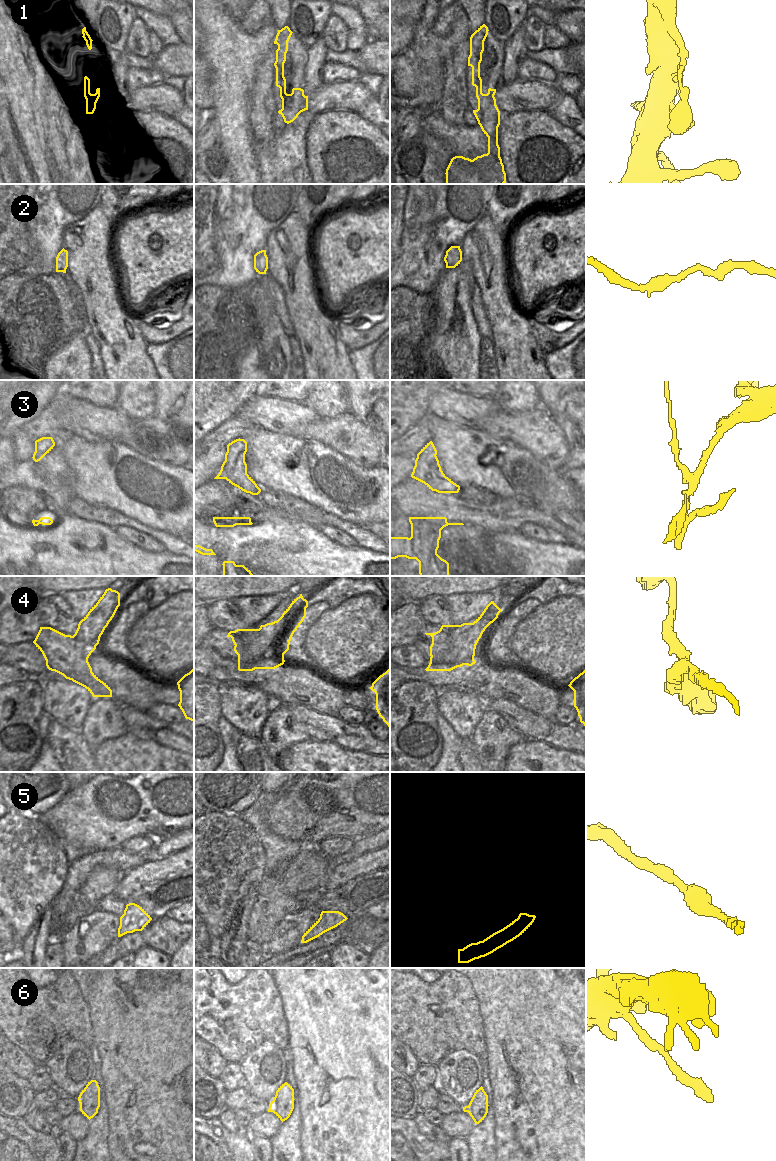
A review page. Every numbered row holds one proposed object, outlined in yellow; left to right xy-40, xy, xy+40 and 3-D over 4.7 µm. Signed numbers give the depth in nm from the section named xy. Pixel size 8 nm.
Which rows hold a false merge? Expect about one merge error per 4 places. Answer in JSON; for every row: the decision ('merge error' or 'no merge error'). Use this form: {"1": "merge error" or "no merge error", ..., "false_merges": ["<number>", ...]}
{"1": "no merge error", "2": "no merge error", "3": "merge error", "4": "merge error", "5": "no merge error", "6": "merge error", "false_merges": ["3", "4", "6"]}

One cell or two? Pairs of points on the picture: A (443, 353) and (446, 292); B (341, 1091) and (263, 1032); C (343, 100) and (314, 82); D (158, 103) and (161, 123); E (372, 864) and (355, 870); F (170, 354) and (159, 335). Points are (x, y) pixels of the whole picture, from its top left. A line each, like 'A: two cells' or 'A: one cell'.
A: one cell
B: two cells
C: two cells
D: two cells
E: one cell
F: two cells

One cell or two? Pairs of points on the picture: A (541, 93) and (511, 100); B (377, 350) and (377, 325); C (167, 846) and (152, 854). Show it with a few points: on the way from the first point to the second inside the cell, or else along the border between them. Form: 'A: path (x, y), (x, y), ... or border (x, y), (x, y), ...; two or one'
A: path (534, 95), (518, 96); one
B: border (379, 337), (355, 349); two
C: path (163, 848), (156, 853); one

